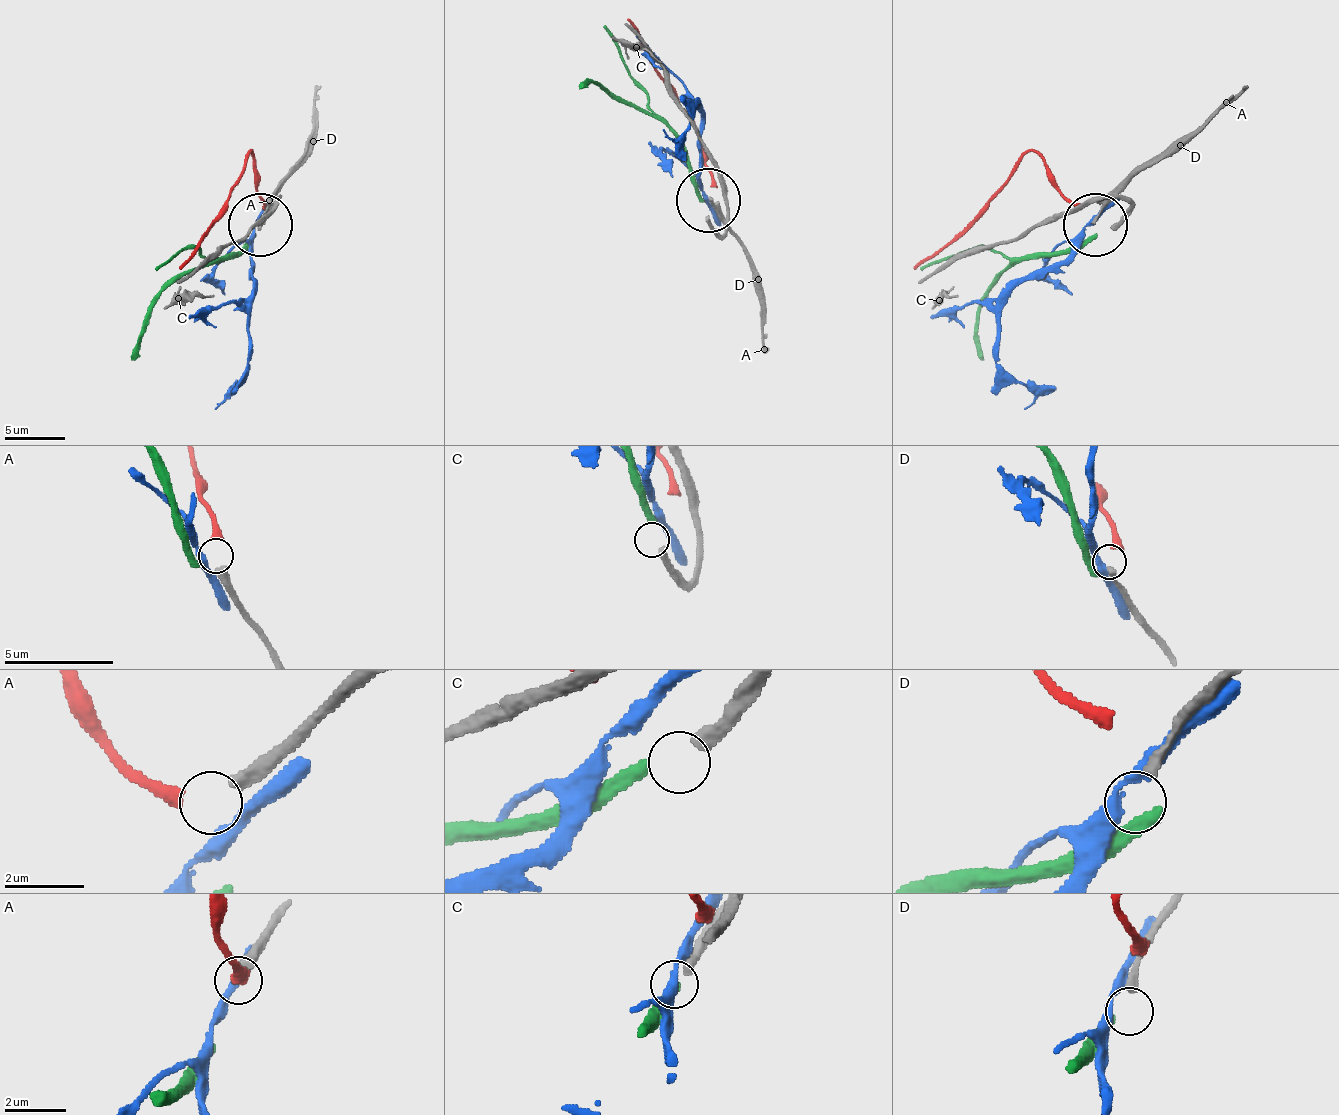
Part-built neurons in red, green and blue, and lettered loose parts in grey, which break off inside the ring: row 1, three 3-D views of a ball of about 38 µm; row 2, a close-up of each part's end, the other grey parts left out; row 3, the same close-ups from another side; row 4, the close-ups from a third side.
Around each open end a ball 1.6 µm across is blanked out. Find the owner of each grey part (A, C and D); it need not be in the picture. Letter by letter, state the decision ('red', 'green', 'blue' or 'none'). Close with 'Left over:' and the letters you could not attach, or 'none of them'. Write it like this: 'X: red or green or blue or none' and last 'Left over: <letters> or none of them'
A: none
C: none
D: none
Left over: A, C, D

